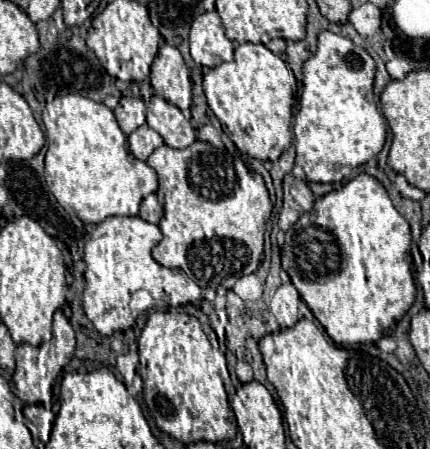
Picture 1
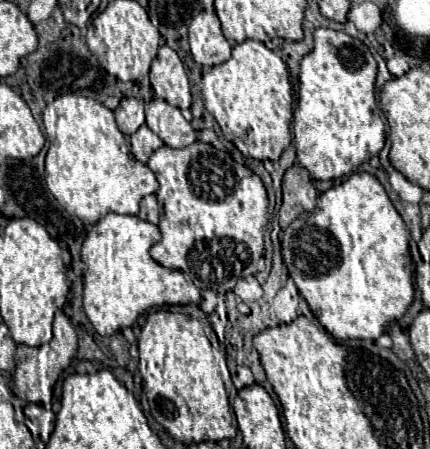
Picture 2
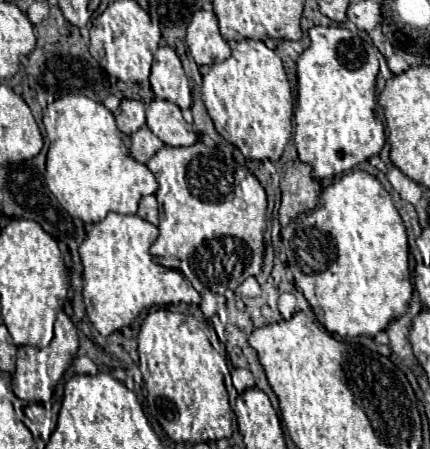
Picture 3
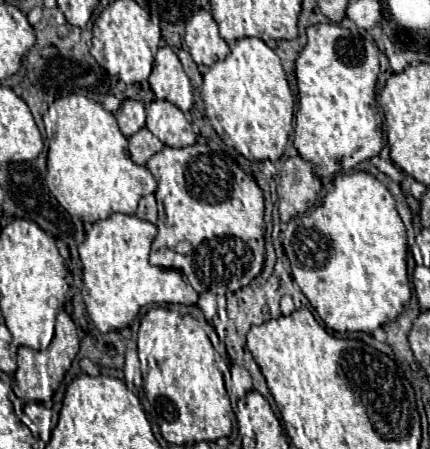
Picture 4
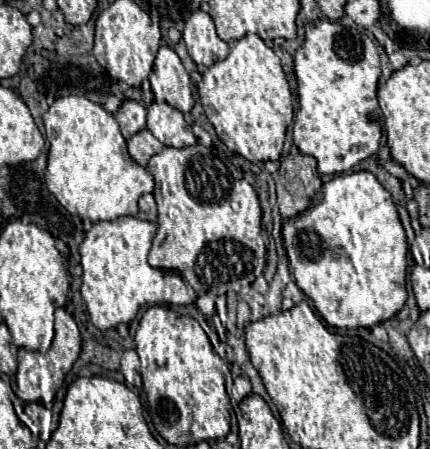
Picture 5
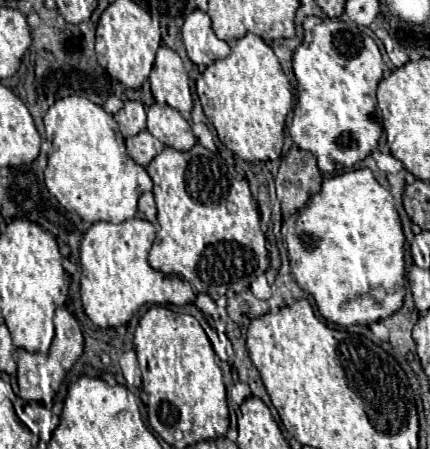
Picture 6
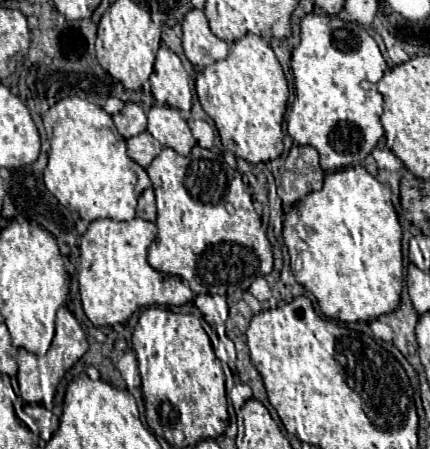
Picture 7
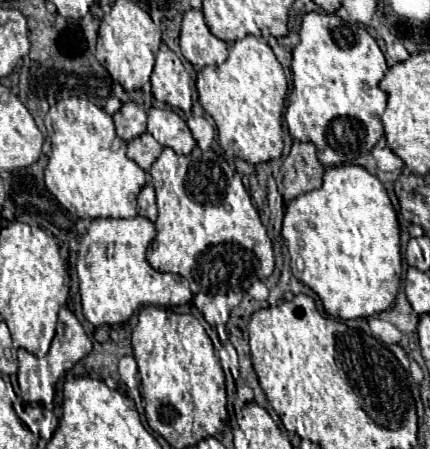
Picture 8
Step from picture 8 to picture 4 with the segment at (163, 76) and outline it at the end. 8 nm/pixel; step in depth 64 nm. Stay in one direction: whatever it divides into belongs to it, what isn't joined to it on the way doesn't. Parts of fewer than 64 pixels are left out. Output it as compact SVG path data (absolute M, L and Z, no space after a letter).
M162 46L154 56L154 68L150 74L150 86L156 98L168 100L182 112L188 112L194 104L192 84L176 52L170 46Z

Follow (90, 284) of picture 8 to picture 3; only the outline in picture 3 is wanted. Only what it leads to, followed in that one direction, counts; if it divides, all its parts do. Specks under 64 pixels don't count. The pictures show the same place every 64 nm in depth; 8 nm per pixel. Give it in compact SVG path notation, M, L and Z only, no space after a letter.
M110 212L104 220L92 226L86 240L80 244L84 264L84 304L94 328L108 336L128 326L144 308L166 304L198 304L200 296L176 270L152 262L150 246L158 238L158 228L140 216Z

